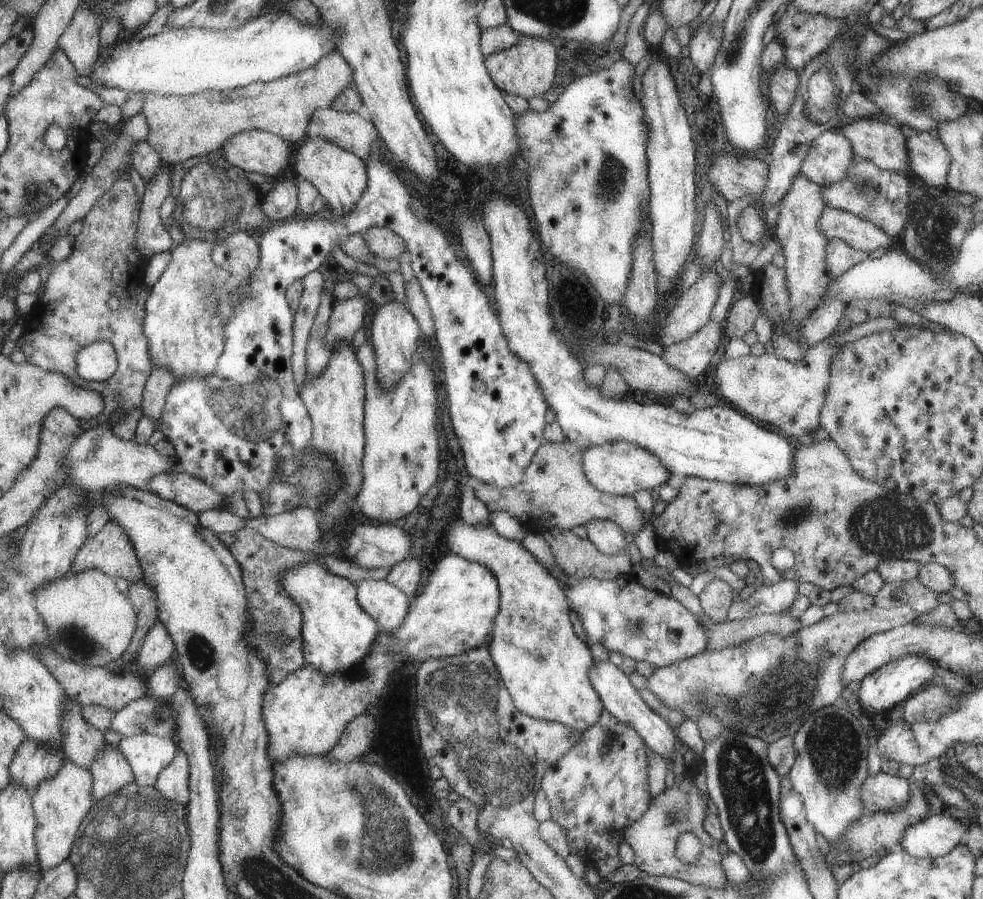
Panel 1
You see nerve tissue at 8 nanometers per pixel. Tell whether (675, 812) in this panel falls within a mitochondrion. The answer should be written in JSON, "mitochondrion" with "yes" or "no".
{"mitochondrion":"yes"}

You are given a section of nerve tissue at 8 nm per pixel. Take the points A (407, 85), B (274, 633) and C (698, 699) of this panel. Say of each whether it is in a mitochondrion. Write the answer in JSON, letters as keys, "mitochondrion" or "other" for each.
{"A":"other","B":"mitochondrion","C":"mitochondrion"}

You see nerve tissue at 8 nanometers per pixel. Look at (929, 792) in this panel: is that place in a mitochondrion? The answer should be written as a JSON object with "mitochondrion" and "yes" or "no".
{"mitochondrion":"no"}

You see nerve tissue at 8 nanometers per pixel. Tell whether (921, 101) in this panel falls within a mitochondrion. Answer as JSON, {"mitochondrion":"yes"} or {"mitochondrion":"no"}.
{"mitochondrion":"yes"}

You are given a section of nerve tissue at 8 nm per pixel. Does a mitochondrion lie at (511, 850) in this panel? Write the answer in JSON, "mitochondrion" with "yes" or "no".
{"mitochondrion":"no"}

